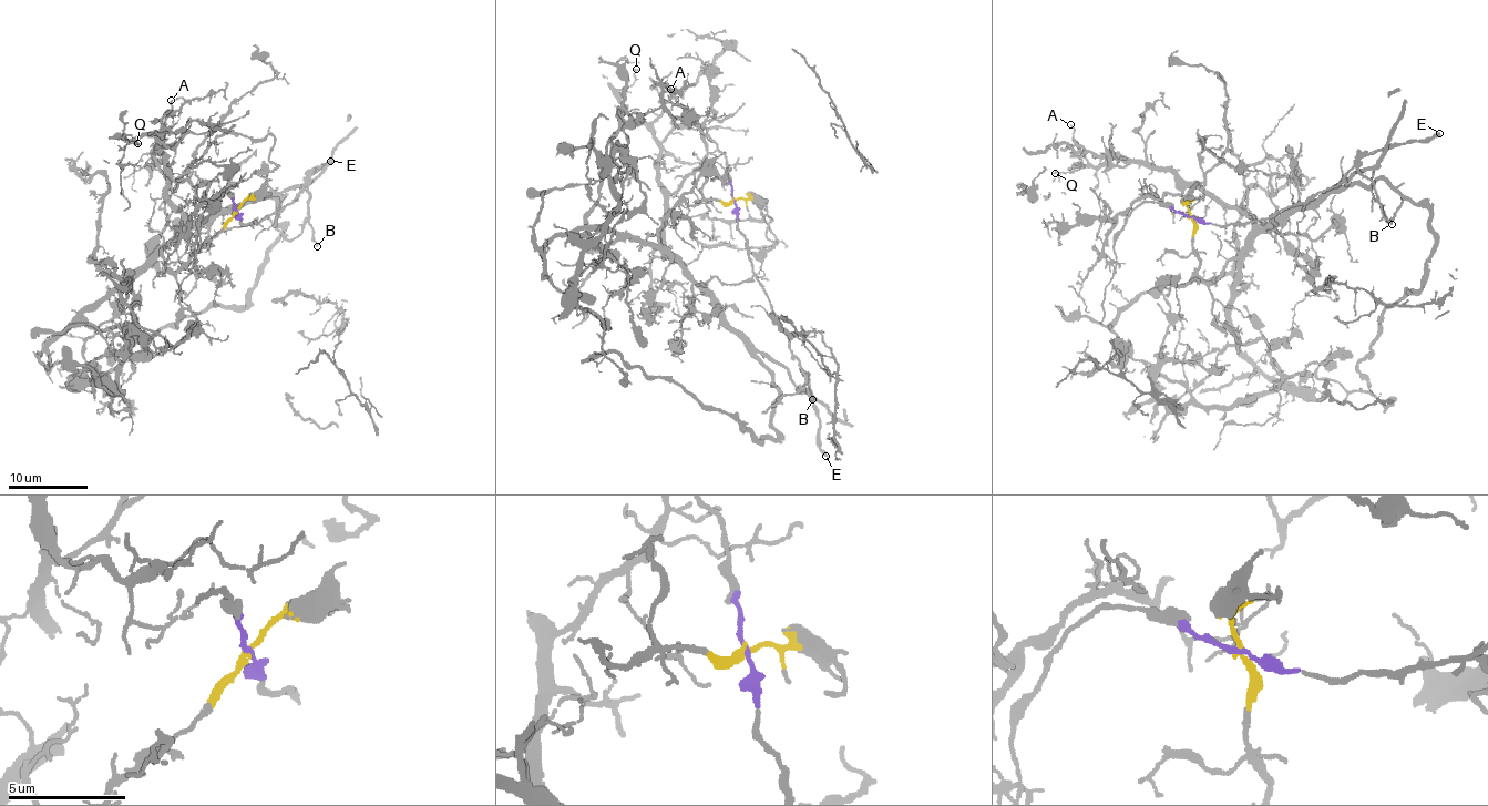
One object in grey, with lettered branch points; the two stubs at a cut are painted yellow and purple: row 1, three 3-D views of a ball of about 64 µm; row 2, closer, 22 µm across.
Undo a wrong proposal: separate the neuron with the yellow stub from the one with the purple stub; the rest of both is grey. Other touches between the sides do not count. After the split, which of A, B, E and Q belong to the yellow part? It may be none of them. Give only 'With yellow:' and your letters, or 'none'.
With yellow: A, Q

